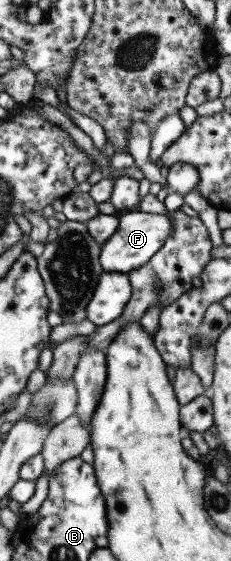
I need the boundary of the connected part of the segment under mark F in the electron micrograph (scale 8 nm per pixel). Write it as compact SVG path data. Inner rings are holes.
M128 211L117 218L118 226L104 243L100 244L98 262L100 271L128 274L142 266L164 244L172 232L172 220L164 214Z

